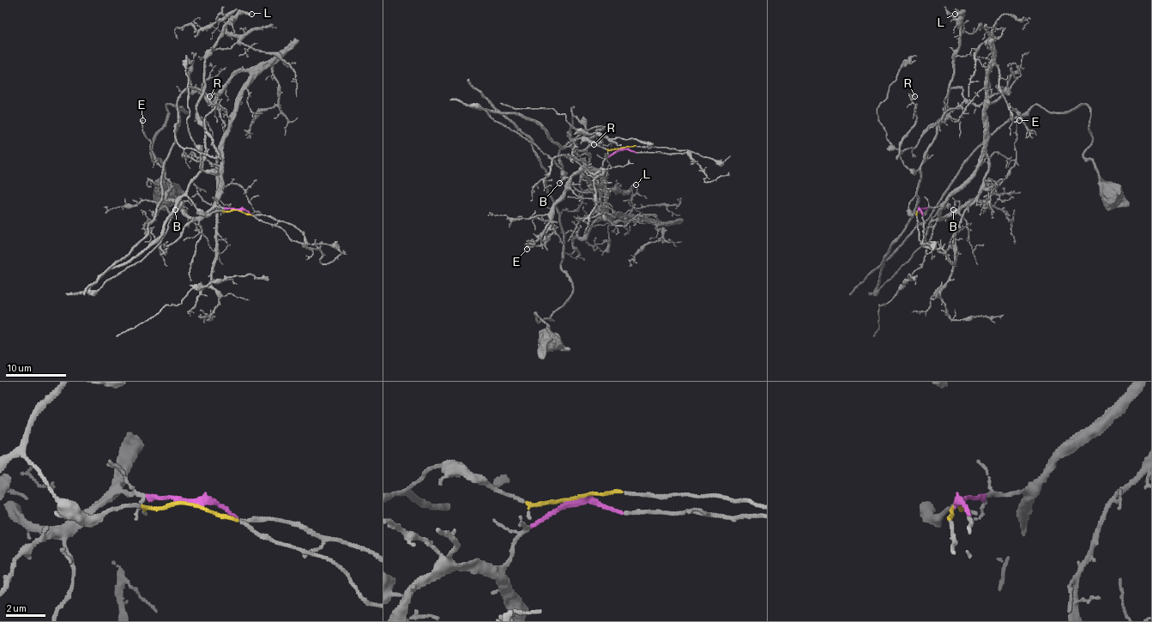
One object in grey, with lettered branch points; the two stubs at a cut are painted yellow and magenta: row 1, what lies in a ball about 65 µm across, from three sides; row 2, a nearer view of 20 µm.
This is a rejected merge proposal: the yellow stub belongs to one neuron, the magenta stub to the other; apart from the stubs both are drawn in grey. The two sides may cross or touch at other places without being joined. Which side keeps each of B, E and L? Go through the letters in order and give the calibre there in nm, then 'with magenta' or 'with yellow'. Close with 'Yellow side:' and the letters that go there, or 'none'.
B: 160 nm thick; with yellow
E: 140 nm thick; with magenta
L: 220 nm thick; with yellow
Yellow side: B, L

